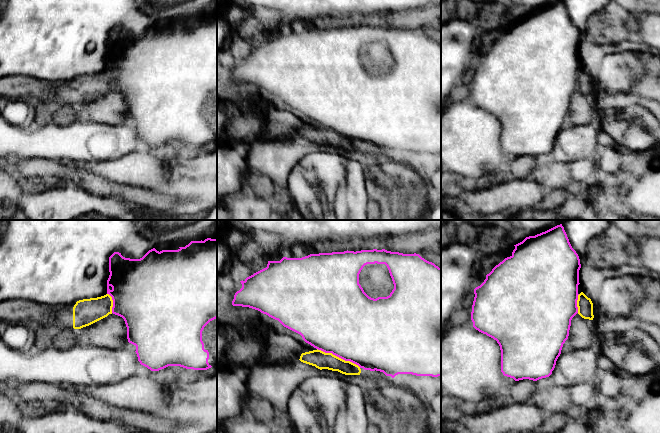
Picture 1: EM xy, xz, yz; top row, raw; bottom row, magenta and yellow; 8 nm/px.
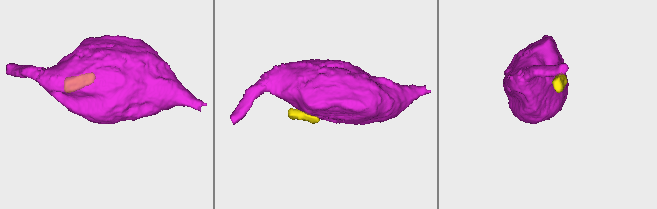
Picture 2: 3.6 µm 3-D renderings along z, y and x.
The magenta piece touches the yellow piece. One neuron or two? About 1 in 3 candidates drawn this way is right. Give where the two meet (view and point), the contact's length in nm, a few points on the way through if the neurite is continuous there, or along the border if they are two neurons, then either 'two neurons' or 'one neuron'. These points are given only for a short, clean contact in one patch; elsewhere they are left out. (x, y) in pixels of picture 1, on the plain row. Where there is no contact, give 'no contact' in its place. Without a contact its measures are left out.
xz (339, 133) | 380 nm | along xz (317, 124), (325, 128), (331, 128), (360, 143) | two neurons

